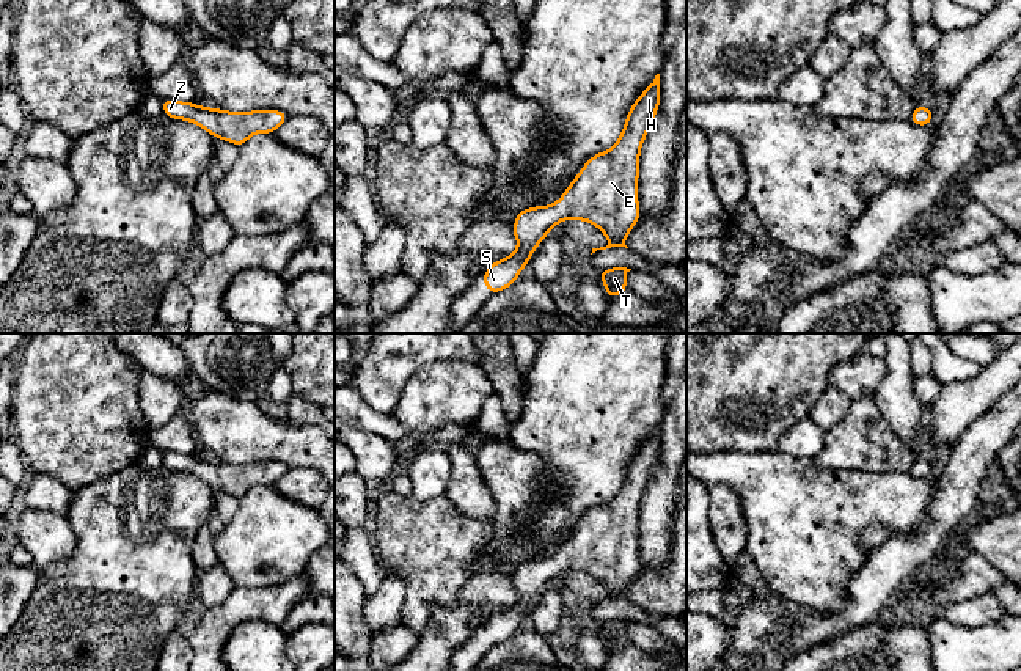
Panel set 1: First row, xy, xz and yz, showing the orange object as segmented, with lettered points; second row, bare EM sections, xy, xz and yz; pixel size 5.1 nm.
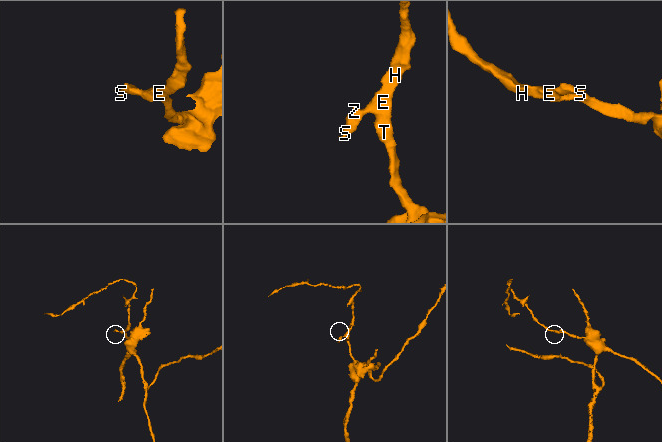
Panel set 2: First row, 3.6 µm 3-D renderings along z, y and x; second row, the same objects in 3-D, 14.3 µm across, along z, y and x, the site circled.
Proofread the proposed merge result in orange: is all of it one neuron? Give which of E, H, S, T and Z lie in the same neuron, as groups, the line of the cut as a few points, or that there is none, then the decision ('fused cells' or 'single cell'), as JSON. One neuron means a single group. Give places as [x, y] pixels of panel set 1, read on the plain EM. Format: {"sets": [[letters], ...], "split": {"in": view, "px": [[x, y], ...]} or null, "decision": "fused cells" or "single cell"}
{"sets": [["E", "H", "S", "T", "Z"]], "split": null, "decision": "single cell"}

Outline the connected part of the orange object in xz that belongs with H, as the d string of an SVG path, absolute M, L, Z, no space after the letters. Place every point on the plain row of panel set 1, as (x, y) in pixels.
M660 426L655 427L653 434L646 440L646 443L636 451L636 454L630 460L627 471L625 471L625 479L617 495L611 501L592 508L584 515L583 522L576 526L576 530L567 539L567 542L564 544L564 547L559 550L558 555L551 558L537 558L531 561L523 561L518 564L515 575L514 575L514 581L512 581L512 586L518 591L518 600L510 608L495 613L482 629L484 636L490 646L503 643L509 640L512 635L515 635L520 622L531 611L534 600L547 589L548 581L556 578L559 574L569 569L575 572L586 572L595 577L609 591L609 596L606 599L592 600L592 605L595 605L597 602L606 602L611 599L628 600L625 597L625 589L630 585L630 581L638 575L639 567L641 567L641 563L638 558L639 501L641 501L641 497L647 487L647 482L652 476L652 471L658 459L660 459Z

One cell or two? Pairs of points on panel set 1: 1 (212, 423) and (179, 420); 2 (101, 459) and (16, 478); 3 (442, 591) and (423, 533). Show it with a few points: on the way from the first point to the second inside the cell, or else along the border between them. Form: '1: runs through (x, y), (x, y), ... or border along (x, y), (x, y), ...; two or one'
1: border along (182, 409), (198, 440); two
2: border along (16, 443), (29, 467); two
3: runs through (437, 577), (434, 547); one

